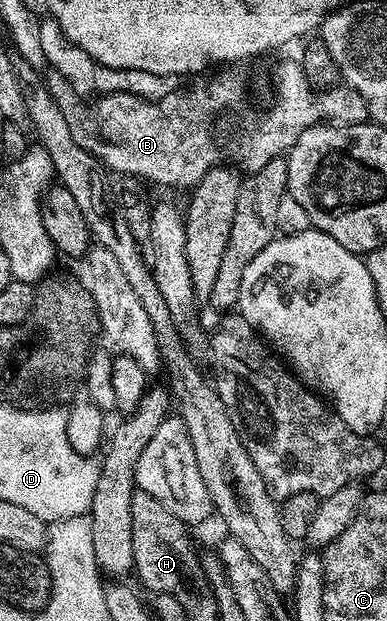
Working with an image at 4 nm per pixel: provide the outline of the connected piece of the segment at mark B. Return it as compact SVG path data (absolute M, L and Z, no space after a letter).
M298 60L283 61L275 69L275 98L271 101L271 106L260 115L255 121L255 113L251 110L251 105L247 102L247 81L239 73L219 73L223 71L211 71L206 75L200 76L192 83L188 89L183 87L176 87L169 95L165 95L159 101L146 101L144 97L138 97L132 93L104 93L96 96L95 102L91 102L84 94L73 91L73 83L69 83L69 79L65 79L65 75L61 75L61 71L51 69L46 74L45 80L47 83L47 90L49 95L53 95L53 103L57 103L57 107L61 107L61 111L65 115L65 123L69 123L69 132L73 134L73 139L77 139L77 143L81 143L81 147L85 147L85 151L89 151L98 159L108 170L111 169L115 173L128 173L131 177L144 177L147 181L156 181L159 185L172 185L175 189L190 190L201 179L205 179L205 175L210 169L218 169L224 163L235 163L231 161L239 161L238 168L247 173L256 173L261 171L261 167L265 167L265 163L269 163L269 159L277 159L290 153L291 148L297 143L297 139L301 135L301 131L305 131L314 125L321 125L324 123L338 123L340 125L354 125L362 122L365 117L365 106L361 95L357 95L357 91L348 89L346 85L340 83L329 89L315 89L307 79L303 66Z

